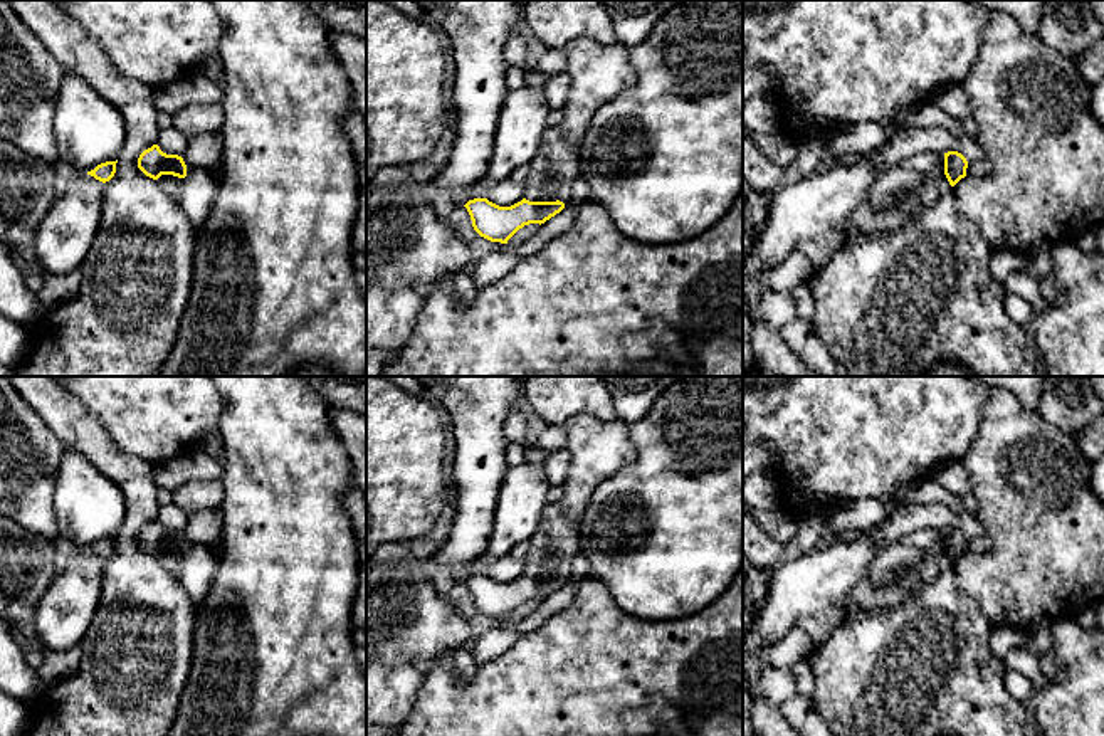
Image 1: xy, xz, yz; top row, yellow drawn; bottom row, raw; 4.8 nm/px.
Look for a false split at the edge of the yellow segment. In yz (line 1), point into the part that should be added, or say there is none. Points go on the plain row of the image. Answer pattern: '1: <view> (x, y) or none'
1: yz (899, 568)

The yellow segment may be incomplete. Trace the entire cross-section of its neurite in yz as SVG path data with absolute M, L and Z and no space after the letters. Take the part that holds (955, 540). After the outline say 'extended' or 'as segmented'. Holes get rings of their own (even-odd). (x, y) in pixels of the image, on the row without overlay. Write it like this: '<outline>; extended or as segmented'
M958 528L917 529L886 543L877 549L864 578L839 602L844 617L850 610L877 612L897 607L953 566L966 553L966 544L968 538Z; extended

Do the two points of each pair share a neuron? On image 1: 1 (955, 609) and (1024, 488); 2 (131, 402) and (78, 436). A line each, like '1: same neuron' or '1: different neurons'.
1: different neurons
2: different neurons

